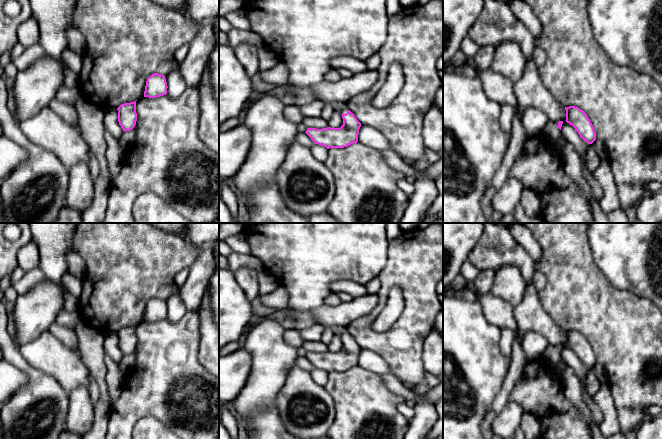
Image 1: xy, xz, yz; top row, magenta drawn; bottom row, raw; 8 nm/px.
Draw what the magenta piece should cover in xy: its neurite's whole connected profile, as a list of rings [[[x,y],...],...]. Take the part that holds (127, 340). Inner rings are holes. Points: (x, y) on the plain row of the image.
[[[136,325],[121,328],[118,332],[118,346],[123,355],[132,354],[137,345]]]

